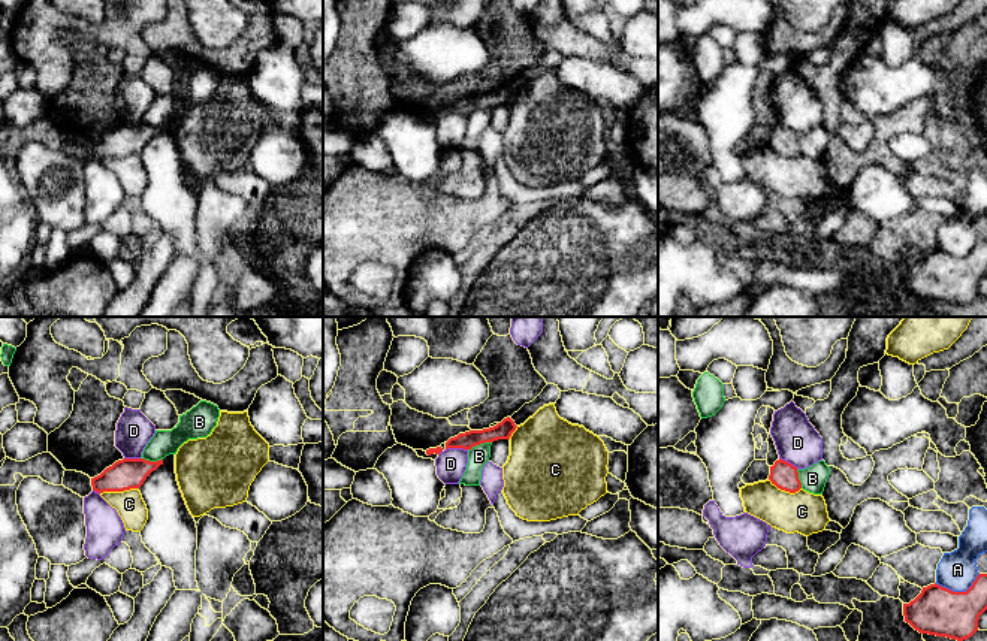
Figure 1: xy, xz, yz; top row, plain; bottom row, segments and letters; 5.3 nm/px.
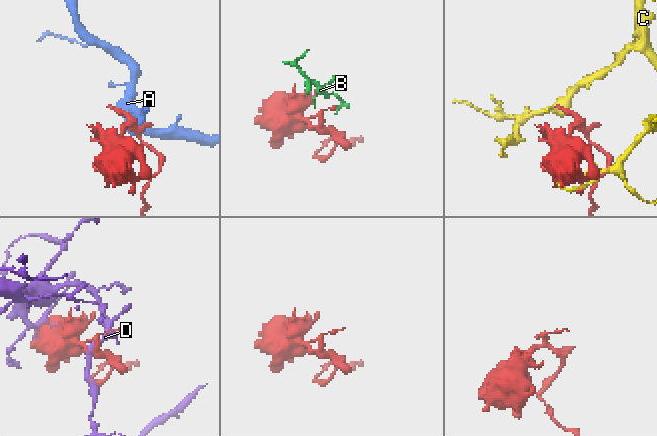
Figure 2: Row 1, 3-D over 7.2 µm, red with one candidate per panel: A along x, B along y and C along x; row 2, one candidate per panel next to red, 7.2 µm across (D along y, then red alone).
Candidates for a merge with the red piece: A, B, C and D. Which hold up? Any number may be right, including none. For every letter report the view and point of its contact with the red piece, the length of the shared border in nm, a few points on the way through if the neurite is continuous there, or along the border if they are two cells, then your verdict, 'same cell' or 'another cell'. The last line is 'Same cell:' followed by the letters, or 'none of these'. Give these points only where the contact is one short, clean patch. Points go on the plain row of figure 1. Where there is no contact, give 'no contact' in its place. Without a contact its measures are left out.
A: meets red in yz at (959, 257); contact 240 nm long; another cell
B: meets red in xz at (479, 109); contact 140 nm long; border along xz (491, 106), (476, 109), (468, 115); another cell
C: meets red in xy at (118, 156); contact 220 nm long; another cell
D: meets red in xz at (456, 112); contact 120 nm long; another cell
Same cell: none of these

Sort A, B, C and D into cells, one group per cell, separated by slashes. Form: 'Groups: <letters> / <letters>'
Groups: A / B / C / D

